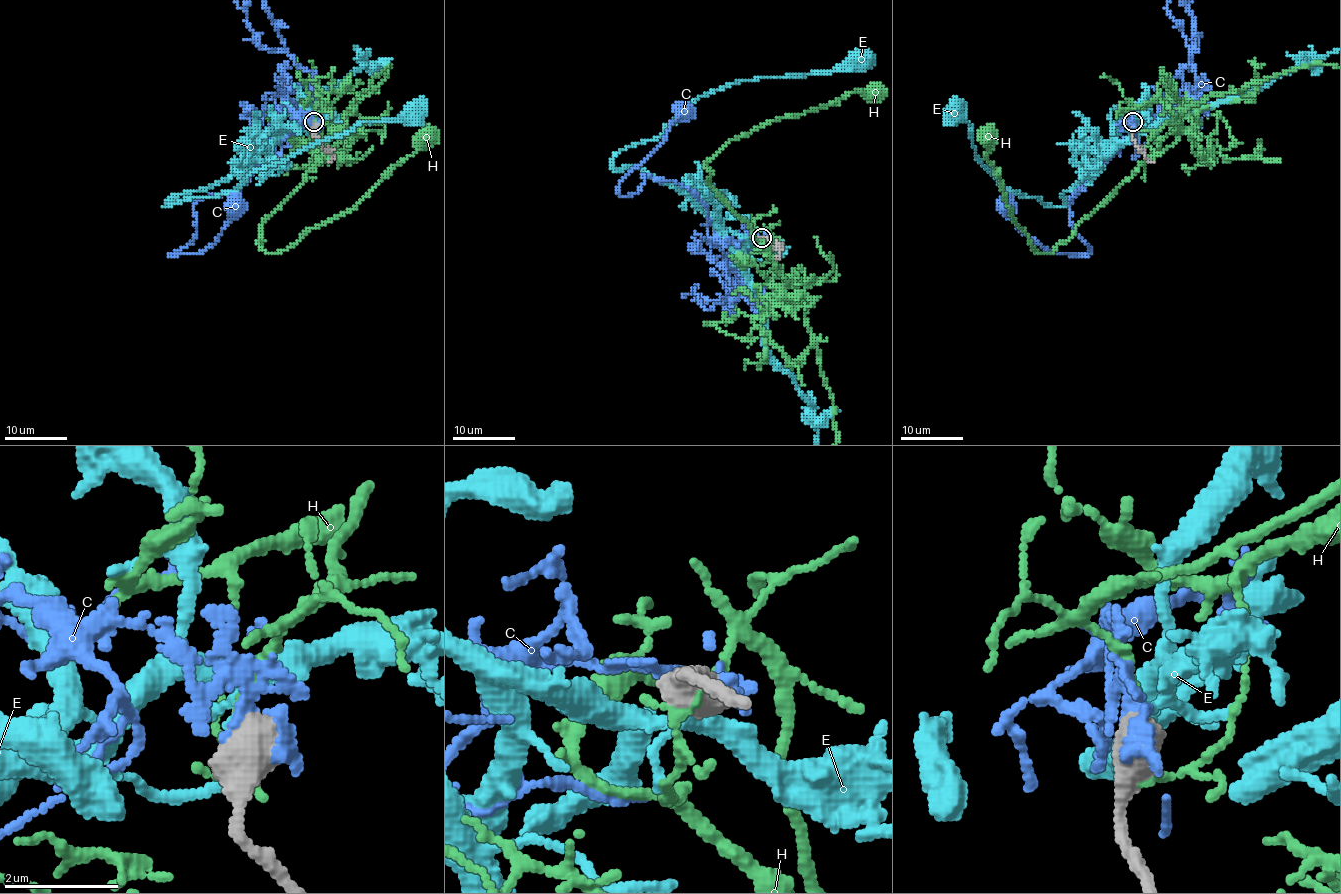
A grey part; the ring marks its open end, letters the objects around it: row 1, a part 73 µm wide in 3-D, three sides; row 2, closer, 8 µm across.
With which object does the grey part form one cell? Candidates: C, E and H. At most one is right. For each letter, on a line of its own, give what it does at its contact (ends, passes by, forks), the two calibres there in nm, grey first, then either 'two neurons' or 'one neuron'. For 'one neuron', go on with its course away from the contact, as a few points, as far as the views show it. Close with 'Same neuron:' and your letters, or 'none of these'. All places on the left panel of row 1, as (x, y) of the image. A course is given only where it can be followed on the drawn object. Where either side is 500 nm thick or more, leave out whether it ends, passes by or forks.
C: calibres 800 and 240 nm; two neurons
E: calibres 750 and 170 nm; two neurons
H: calibres 700 and 70 nm; two neurons
Same neuron: none of these

